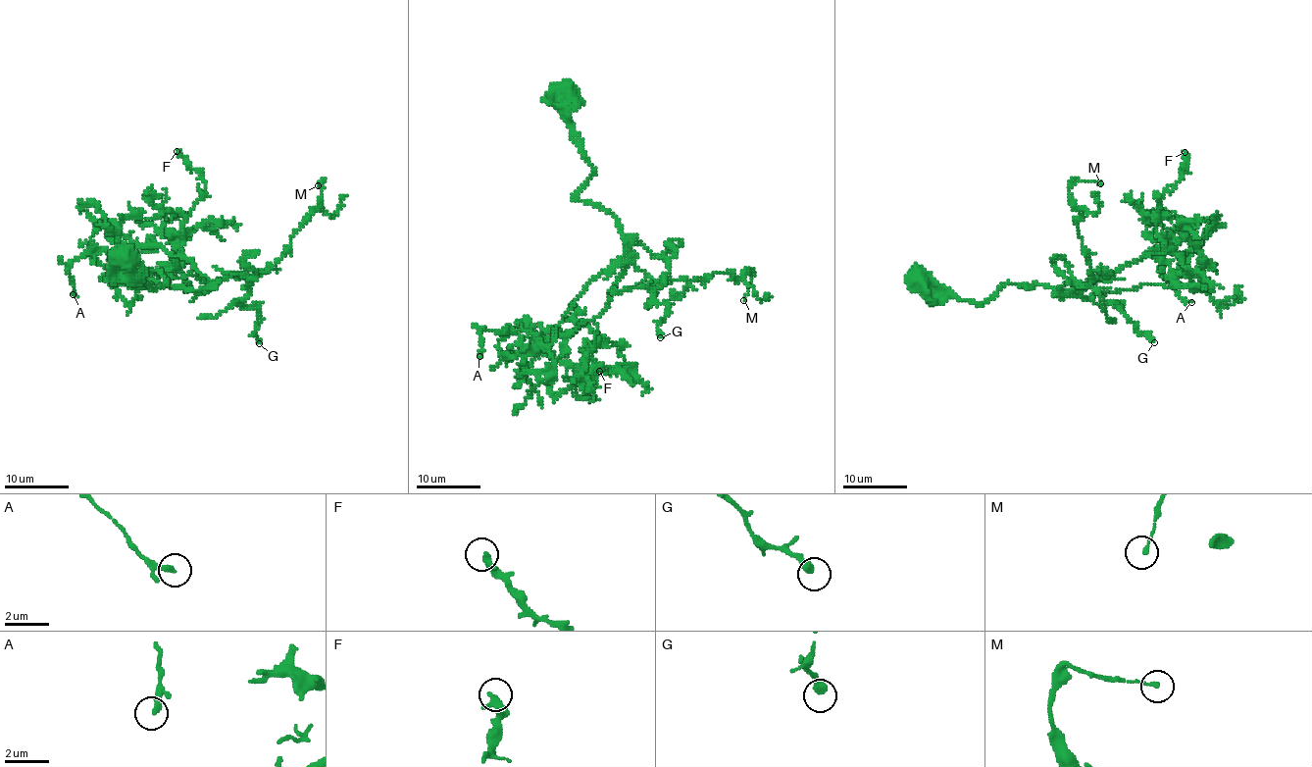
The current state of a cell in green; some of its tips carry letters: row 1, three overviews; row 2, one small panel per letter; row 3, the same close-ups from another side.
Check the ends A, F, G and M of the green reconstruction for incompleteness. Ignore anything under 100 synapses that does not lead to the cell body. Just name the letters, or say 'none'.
none

